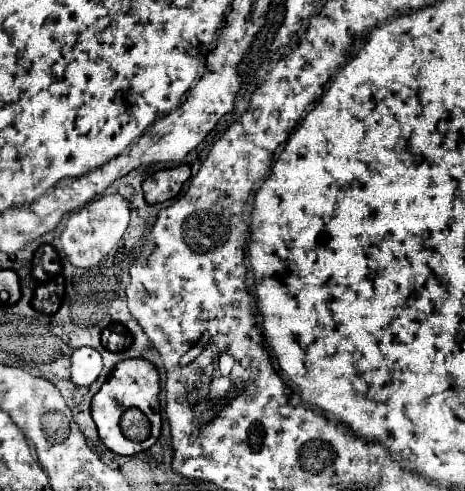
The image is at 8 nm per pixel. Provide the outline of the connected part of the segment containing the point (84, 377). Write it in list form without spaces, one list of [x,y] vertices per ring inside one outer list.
[[[77,348],[71,356],[71,382],[77,386],[89,386],[95,382],[101,368],[101,354],[95,348]]]

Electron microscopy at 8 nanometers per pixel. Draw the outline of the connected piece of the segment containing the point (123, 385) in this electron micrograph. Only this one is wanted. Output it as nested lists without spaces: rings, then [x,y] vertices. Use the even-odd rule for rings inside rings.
[[[135,358],[135,360],[121,360],[109,374],[109,378],[103,382],[101,390],[93,396],[91,402],[91,416],[93,422],[97,424],[99,430],[99,438],[103,440],[103,444],[113,450],[115,454],[123,454],[123,456],[131,456],[137,452],[143,452],[147,448],[151,448],[155,444],[155,440],[161,434],[161,416],[159,416],[159,374],[155,370],[155,366],[143,358]],[[127,408],[139,408],[145,410],[145,416],[151,422],[151,436],[145,442],[133,442],[127,440],[121,430],[119,430],[119,416],[123,414],[123,410]]]

